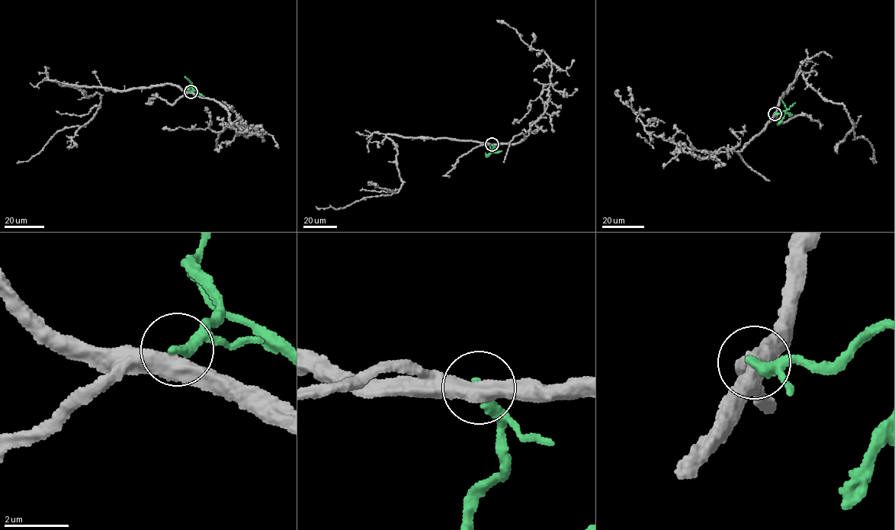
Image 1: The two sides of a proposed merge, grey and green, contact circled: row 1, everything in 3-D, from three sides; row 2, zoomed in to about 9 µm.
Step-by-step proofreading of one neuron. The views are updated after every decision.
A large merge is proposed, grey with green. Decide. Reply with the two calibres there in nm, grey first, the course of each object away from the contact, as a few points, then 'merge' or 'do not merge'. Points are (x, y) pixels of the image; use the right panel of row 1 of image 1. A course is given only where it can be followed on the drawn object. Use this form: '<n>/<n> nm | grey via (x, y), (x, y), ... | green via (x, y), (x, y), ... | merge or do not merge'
500/360 nm | grey via (774, 114), (800, 69), (822, 98), (842, 103), (855, 139), (861, 136), (872, 146), (873, 160) | green via (774, 114), (785, 112), (777, 125) | do not merge

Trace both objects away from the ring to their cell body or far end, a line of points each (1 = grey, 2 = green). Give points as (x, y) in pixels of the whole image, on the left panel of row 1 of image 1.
1: (190, 91), (162, 84), (123, 91), (66, 84), (101, 94), (94, 117), (59, 130), (34, 155), (17, 162)
2: (190, 91), (193, 88), (191, 86), (204, 97)

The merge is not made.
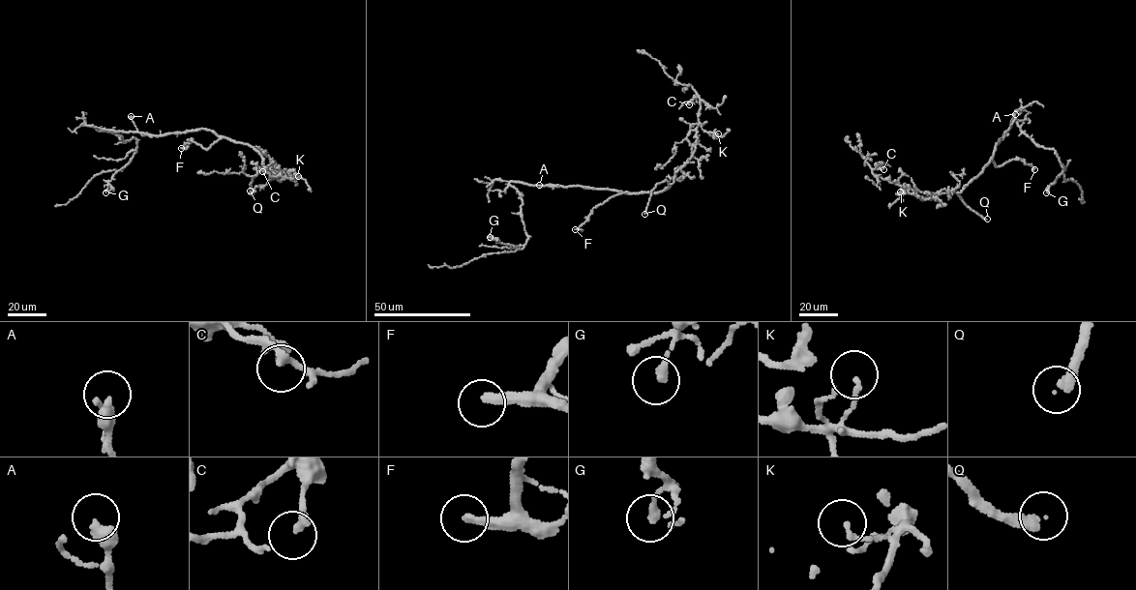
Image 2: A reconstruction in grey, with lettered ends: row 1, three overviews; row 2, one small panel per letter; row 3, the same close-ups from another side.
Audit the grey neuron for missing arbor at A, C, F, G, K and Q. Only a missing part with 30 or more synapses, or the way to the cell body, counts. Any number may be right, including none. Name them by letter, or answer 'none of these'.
F, Q

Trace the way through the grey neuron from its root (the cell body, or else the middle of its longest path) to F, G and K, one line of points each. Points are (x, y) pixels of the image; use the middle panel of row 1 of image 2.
F: (598, 189), (627, 192), (611, 197), (595, 207), (588, 219), (575, 229)
G: (598, 189), (510, 182), (523, 202), (521, 212), (527, 241), (521, 250), (490, 237)
K: (598, 189), (662, 191), (694, 151), (697, 126), (701, 124), (711, 135), (718, 133)

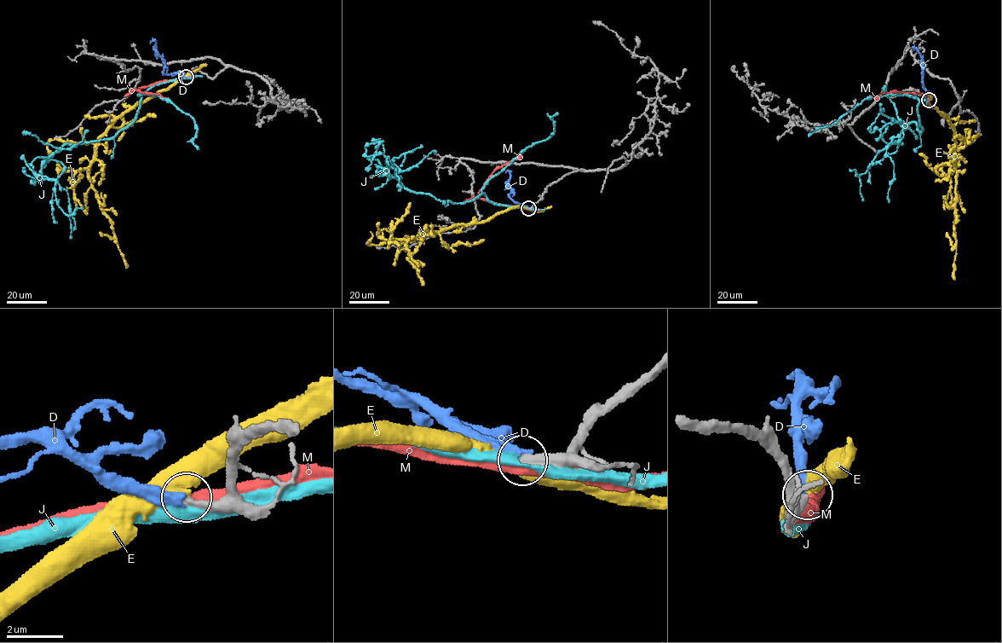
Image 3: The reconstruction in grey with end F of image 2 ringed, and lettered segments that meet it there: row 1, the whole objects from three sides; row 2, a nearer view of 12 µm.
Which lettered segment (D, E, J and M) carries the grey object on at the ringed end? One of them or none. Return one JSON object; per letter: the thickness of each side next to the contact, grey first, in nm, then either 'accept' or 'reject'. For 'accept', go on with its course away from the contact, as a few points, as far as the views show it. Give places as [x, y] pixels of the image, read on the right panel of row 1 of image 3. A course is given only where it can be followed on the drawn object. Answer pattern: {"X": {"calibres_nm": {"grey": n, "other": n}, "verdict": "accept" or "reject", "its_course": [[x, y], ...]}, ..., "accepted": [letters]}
{"D": {"calibres_nm": {"grey": 340, "other": 300}, "verdict": "reject"}, "E": {"calibres_nm": {"grey": 280, "other": 440}, "verdict": "reject"}, "J": {"calibres_nm": {"grey": 360, "other": 440}, "verdict": "reject"}, "M": {"calibres_nm": {"grey": 360, "other": 440}, "verdict": "reject"}, "accepted": []}

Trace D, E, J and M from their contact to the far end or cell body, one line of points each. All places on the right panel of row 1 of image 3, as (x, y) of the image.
D: (928, 101), (929, 91), (922, 85), (923, 58), (915, 47), (912, 47), (914, 49)
E: (929, 100), (930, 105), (946, 114), (954, 136), (955, 280)
J: (928, 101), (930, 97), (918, 107), (921, 133), (910, 122), (858, 175), (863, 200)
M: (929, 101), (930, 95), (915, 93), (883, 93), (874, 98), (871, 95)

